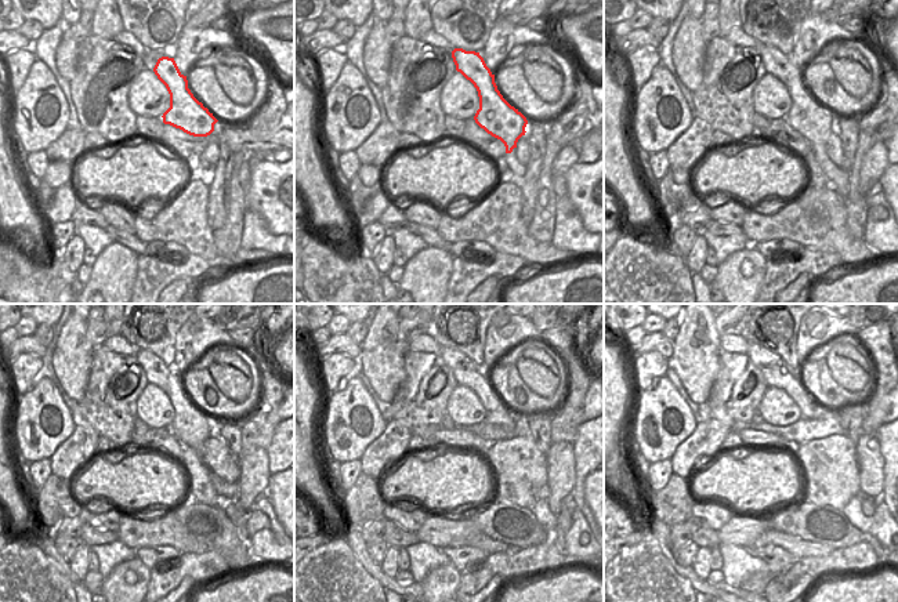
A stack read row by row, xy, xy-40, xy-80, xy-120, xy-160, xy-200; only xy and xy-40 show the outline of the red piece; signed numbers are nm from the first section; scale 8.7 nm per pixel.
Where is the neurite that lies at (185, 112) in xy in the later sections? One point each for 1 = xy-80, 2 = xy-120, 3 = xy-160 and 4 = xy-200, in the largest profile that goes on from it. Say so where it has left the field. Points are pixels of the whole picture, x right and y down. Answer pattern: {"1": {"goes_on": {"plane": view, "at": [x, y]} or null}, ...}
{"1": {"goes_on": {"plane": "xy-80", "at": [807, 116]}}, "2": {"goes_on": {"plane": "xy-120", "at": [191, 427]}}, "3": {"goes_on": {"plane": "xy-160", "at": [464, 370]}}, "4": {"goes_on": {"plane": "xy-200", "at": [777, 373]}}}

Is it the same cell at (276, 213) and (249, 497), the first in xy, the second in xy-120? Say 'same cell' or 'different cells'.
different cells

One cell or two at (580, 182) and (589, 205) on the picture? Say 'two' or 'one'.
one

